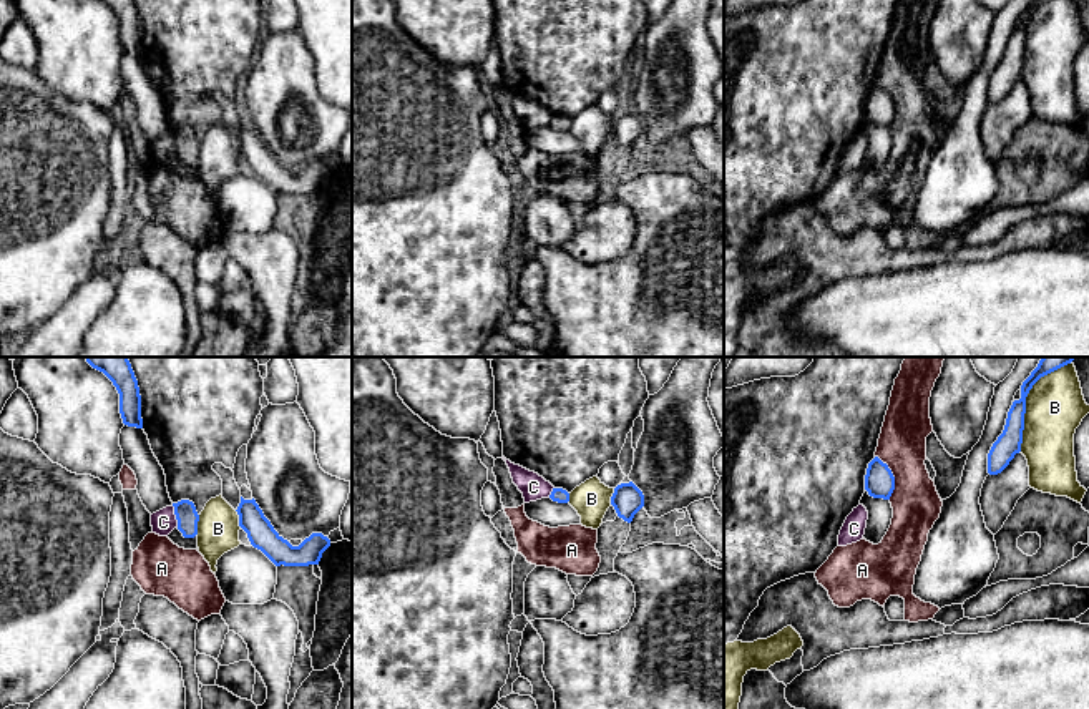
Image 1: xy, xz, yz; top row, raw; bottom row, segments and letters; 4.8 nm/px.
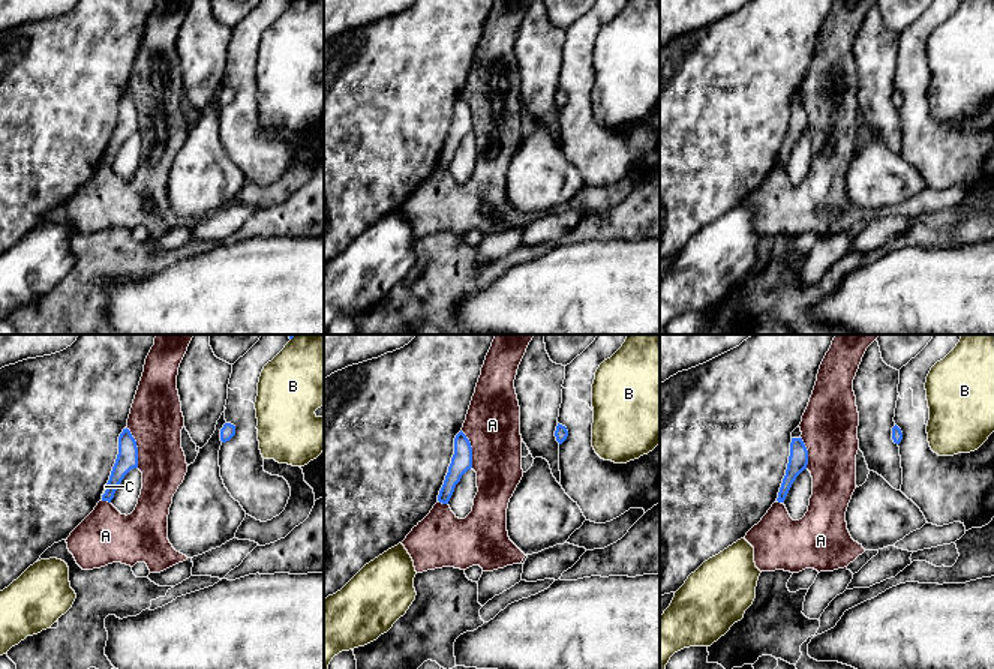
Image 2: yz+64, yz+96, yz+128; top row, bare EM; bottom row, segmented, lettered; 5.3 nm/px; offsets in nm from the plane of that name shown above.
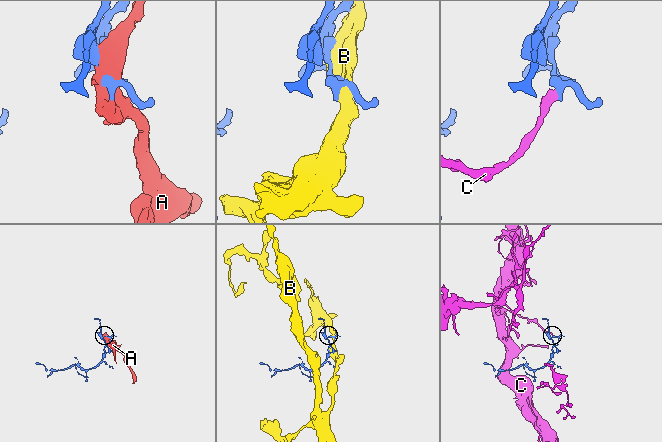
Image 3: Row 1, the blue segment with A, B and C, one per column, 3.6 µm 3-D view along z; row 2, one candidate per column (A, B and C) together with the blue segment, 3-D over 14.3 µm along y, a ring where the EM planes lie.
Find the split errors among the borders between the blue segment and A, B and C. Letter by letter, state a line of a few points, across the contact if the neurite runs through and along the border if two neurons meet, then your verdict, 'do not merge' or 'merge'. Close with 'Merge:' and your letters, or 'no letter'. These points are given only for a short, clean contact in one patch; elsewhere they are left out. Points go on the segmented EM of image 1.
A: do not merge
B: do not merge
C: line xy (171, 505), (178, 525); do not merge
Merge: no letter

